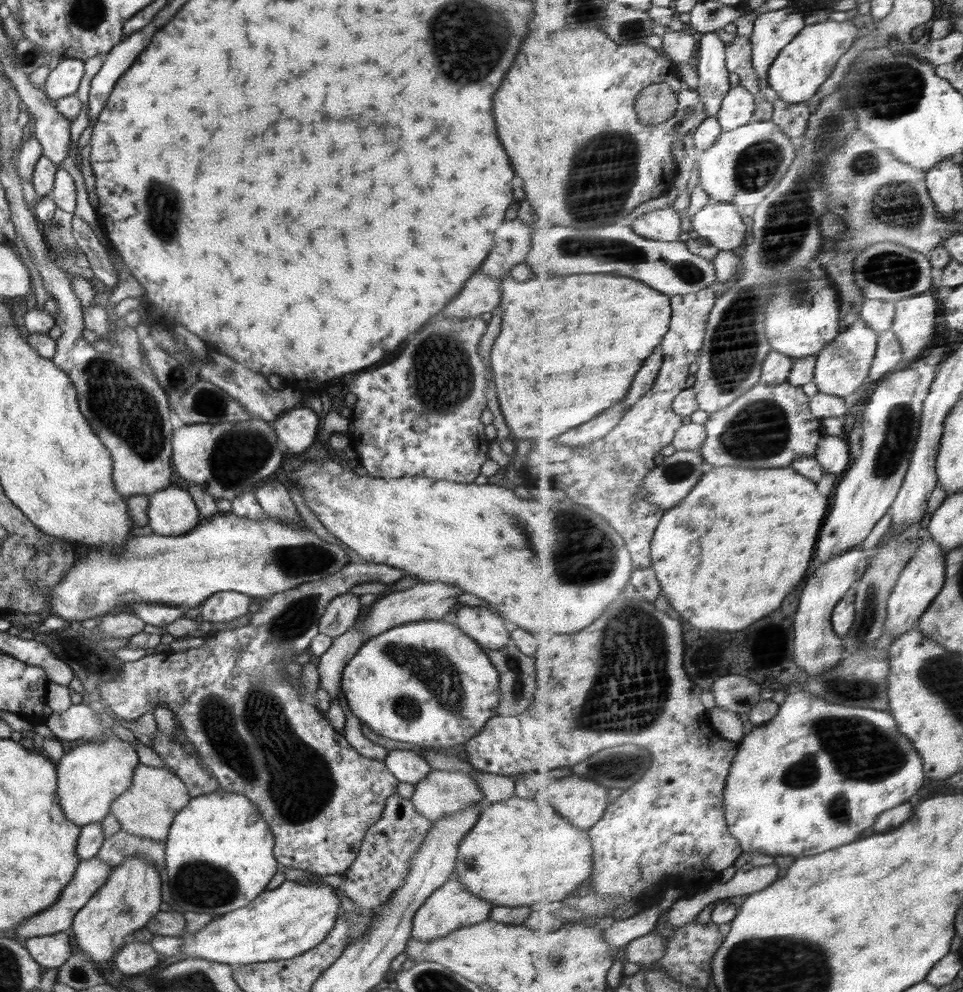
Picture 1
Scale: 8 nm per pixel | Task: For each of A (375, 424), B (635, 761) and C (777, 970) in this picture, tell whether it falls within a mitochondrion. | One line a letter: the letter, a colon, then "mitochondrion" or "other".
A: other
B: mitochondrion
C: mitochondrion

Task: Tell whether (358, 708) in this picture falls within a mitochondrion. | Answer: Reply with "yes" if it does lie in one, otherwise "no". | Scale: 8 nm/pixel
no

